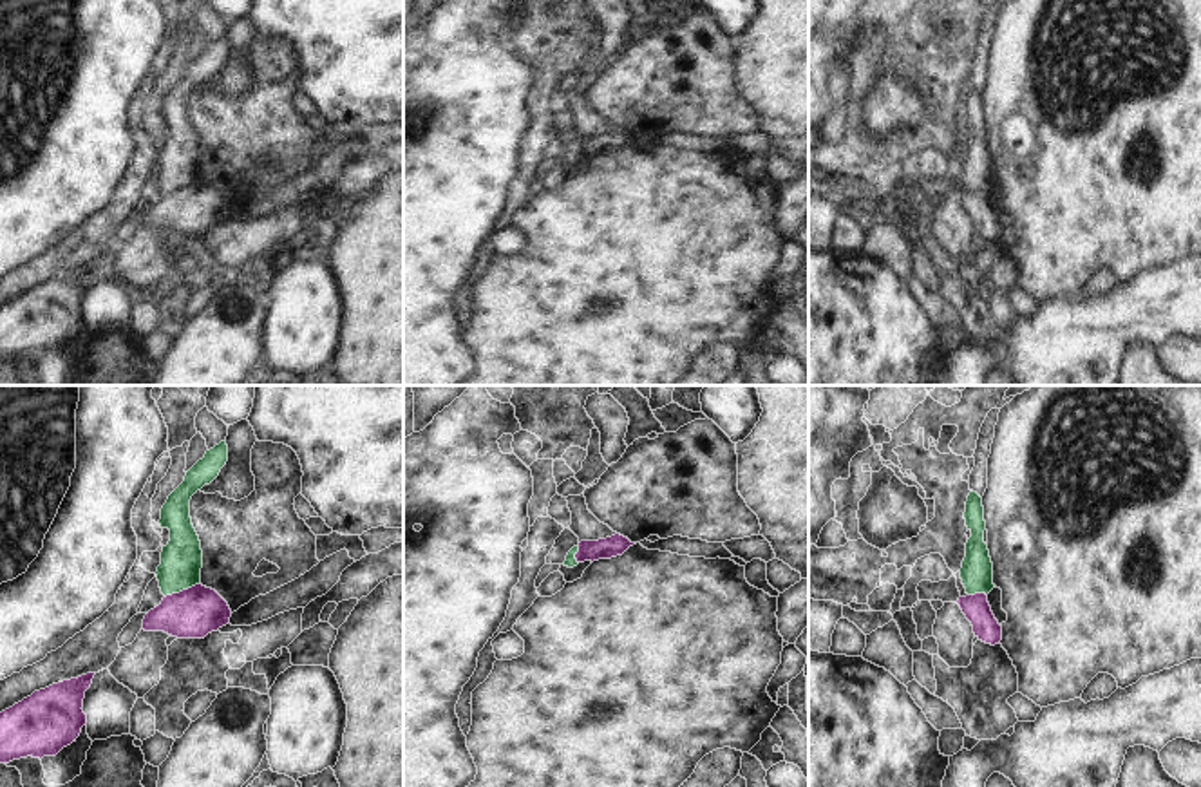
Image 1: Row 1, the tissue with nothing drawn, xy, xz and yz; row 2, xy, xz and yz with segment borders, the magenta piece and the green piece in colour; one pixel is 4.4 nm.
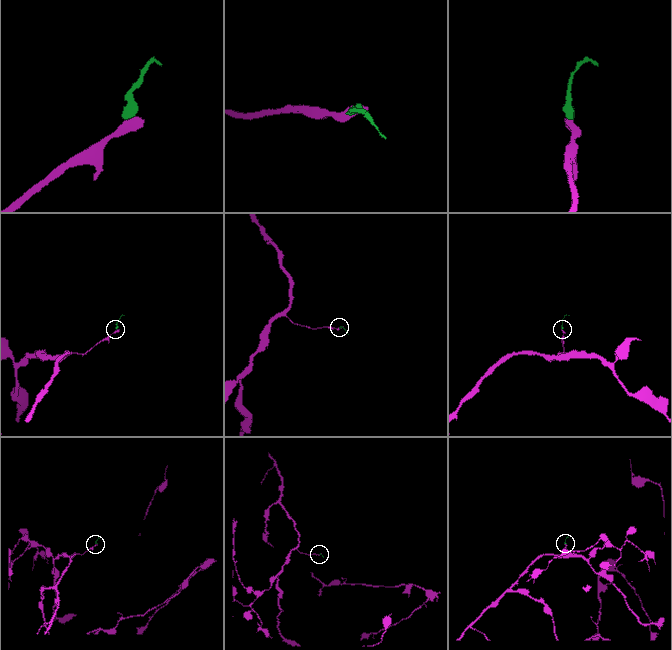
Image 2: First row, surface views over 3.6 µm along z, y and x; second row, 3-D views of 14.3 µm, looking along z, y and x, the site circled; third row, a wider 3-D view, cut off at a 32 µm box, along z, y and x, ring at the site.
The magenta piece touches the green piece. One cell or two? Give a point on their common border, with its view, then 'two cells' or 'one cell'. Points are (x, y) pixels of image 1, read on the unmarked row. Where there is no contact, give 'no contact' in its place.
meets magenta in xy at (183, 185); two cells

